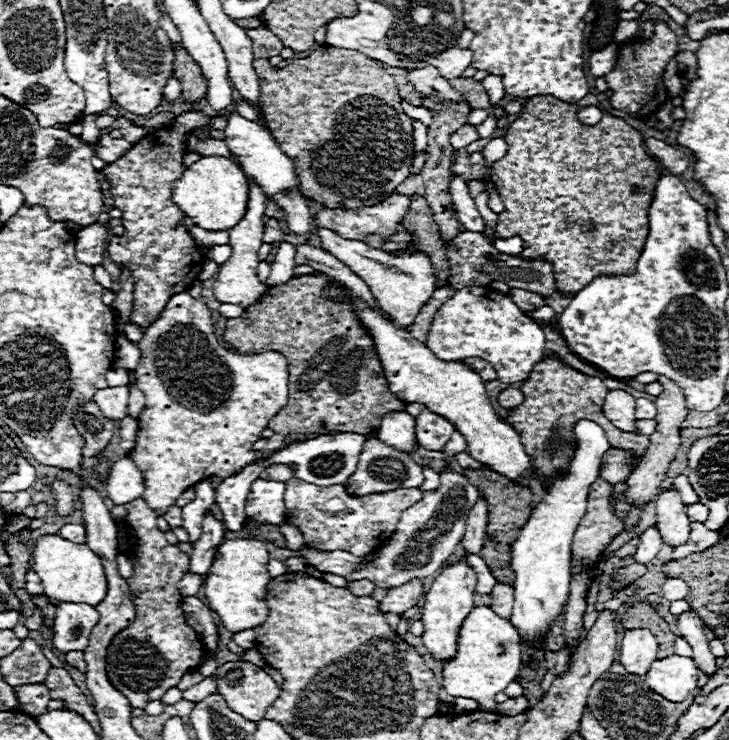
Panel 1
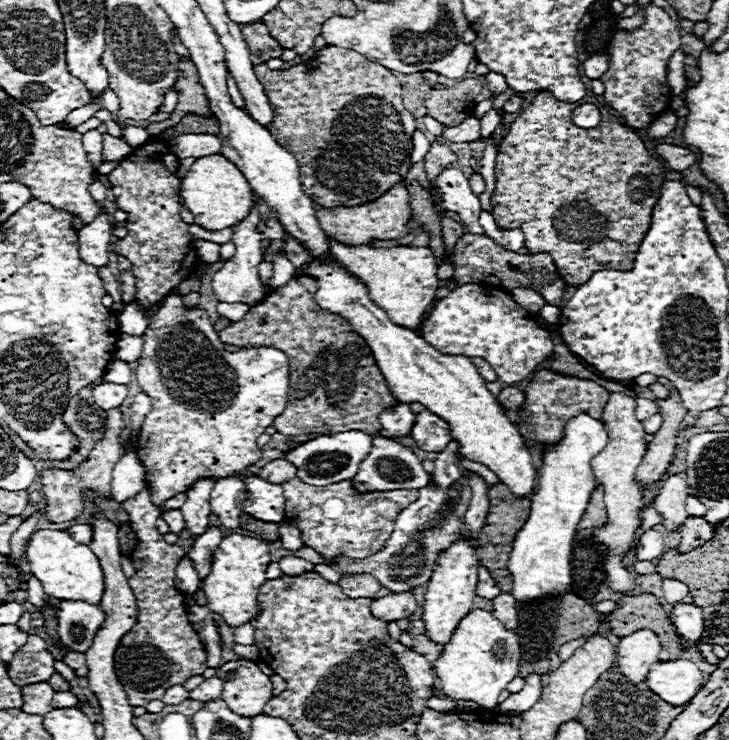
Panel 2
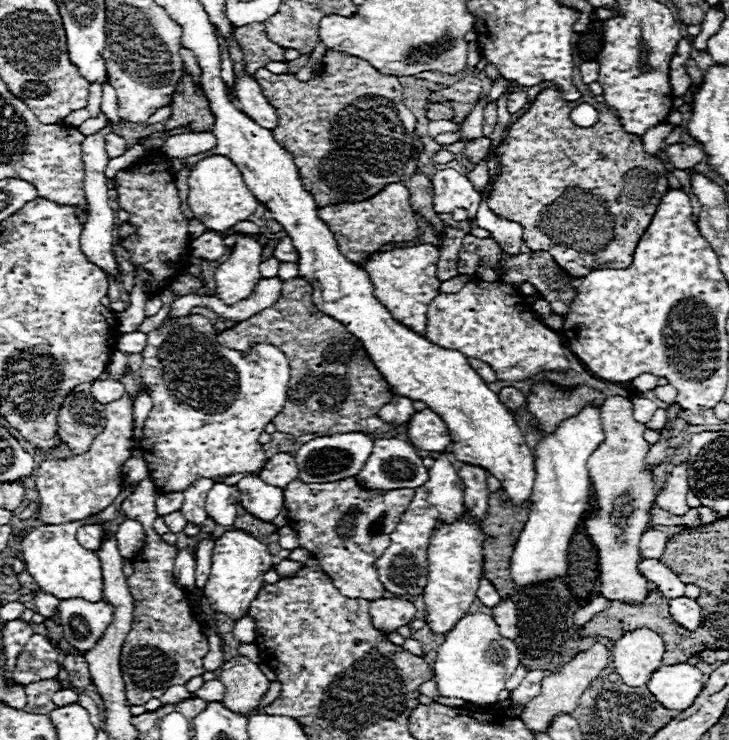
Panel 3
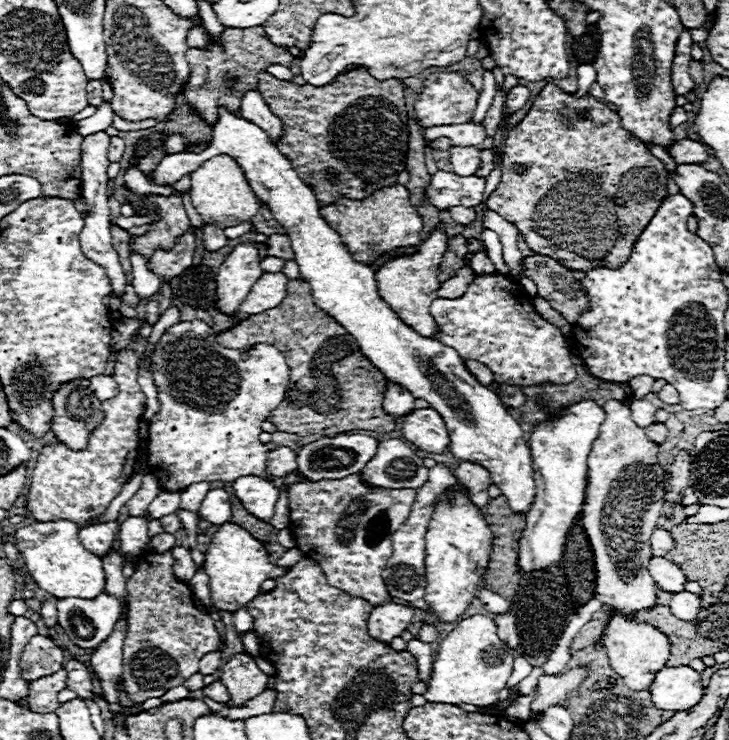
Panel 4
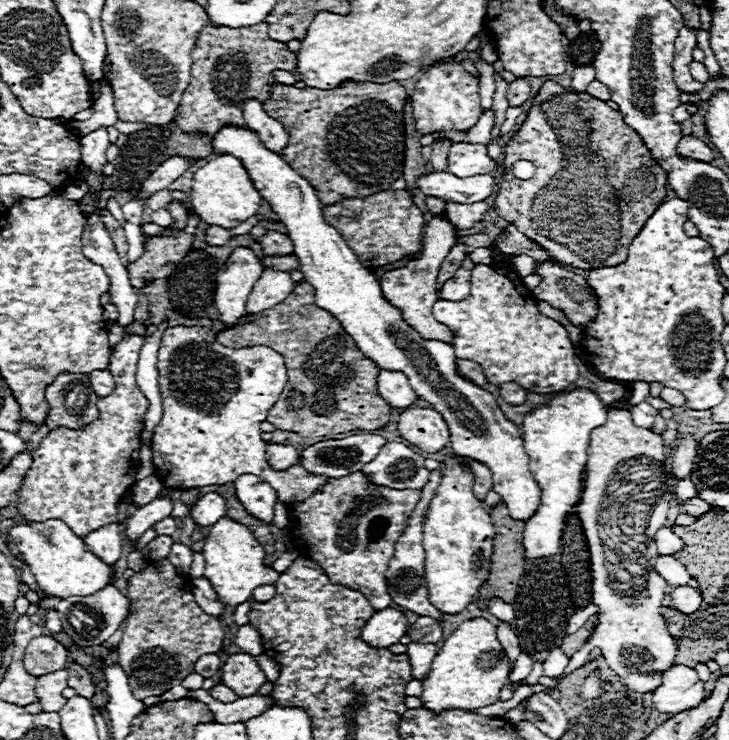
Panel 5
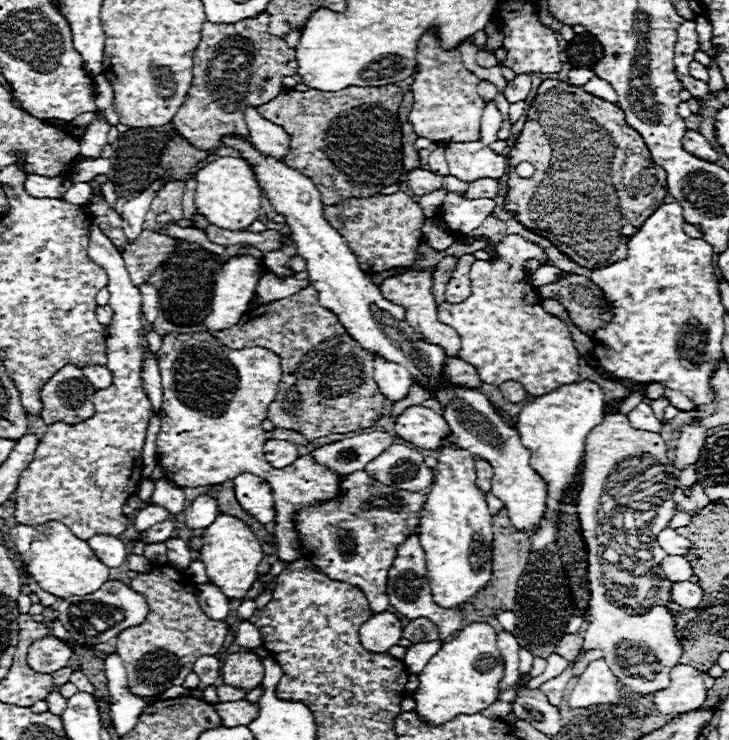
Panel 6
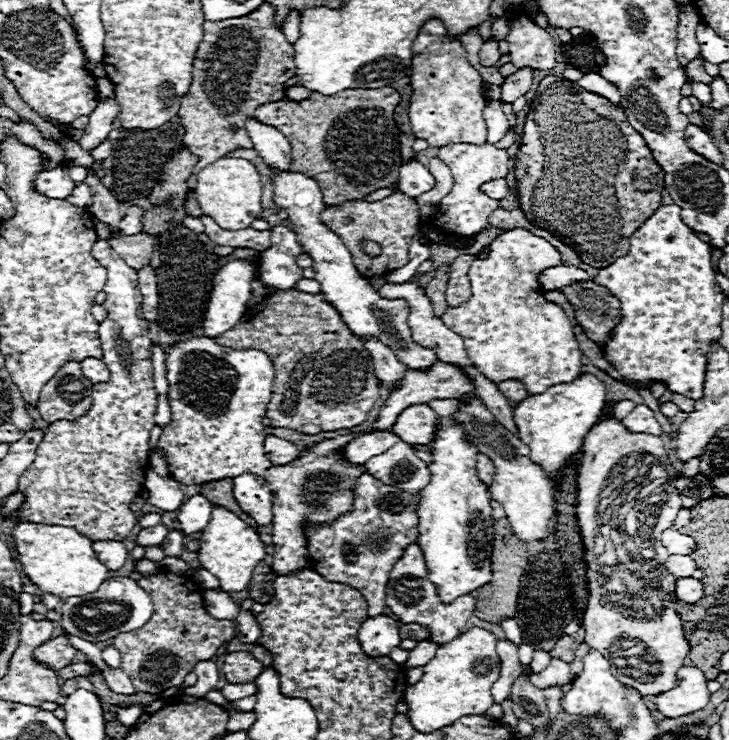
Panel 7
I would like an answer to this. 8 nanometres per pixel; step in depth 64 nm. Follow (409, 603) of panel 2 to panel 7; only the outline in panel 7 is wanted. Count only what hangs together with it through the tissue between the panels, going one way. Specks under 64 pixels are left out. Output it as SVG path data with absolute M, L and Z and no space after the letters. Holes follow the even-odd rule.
M384 614L368 618L358 628L358 640L368 656L388 656L400 644L400 622Z

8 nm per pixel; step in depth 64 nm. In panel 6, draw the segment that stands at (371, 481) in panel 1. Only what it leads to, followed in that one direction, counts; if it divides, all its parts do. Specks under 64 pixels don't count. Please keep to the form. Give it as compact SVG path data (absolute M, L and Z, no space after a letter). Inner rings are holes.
M394 442L376 460L364 466L368 476L394 488L408 488L420 492L432 484L432 470L424 464L424 456L408 444Z

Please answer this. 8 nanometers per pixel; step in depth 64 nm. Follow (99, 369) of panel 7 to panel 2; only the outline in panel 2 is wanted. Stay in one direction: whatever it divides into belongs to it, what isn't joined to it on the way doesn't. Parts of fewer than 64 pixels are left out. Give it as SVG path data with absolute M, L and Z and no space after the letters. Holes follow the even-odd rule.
M104 382L92 390L92 396L102 410L112 410L112 408L118 408L124 404L124 400L128 396L128 386Z

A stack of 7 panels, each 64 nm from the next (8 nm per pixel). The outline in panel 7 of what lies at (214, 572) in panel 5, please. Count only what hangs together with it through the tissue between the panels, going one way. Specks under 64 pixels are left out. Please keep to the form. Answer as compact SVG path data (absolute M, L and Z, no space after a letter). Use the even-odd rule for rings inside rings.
M214 506L212 520L208 522L208 528L202 530L200 536L200 550L198 550L198 560L208 572L212 572L220 580L220 588L224 592L242 592L248 588L252 580L252 572L260 560L266 558L266 548L260 542L260 536L236 514Z

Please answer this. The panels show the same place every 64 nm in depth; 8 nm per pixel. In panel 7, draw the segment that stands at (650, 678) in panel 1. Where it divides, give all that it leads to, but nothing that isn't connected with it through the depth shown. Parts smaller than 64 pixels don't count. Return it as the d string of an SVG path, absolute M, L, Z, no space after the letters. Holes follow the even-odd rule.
M684 666L676 672L676 686L652 698L656 710L666 718L678 718L704 708L710 700L706 676L696 666Z

